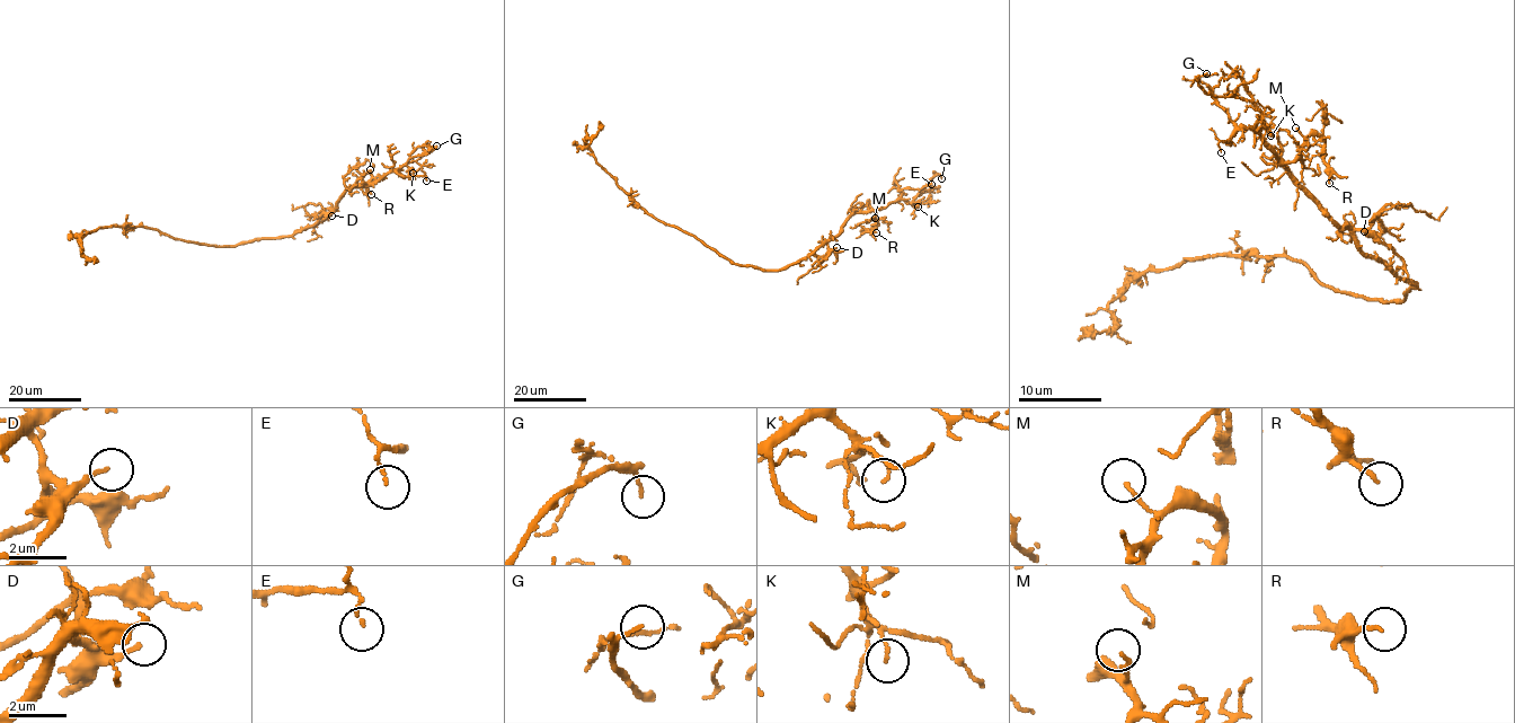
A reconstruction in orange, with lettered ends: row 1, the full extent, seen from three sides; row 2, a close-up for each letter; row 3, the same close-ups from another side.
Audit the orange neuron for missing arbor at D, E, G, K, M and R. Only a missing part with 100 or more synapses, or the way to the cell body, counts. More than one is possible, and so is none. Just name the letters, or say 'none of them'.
G

